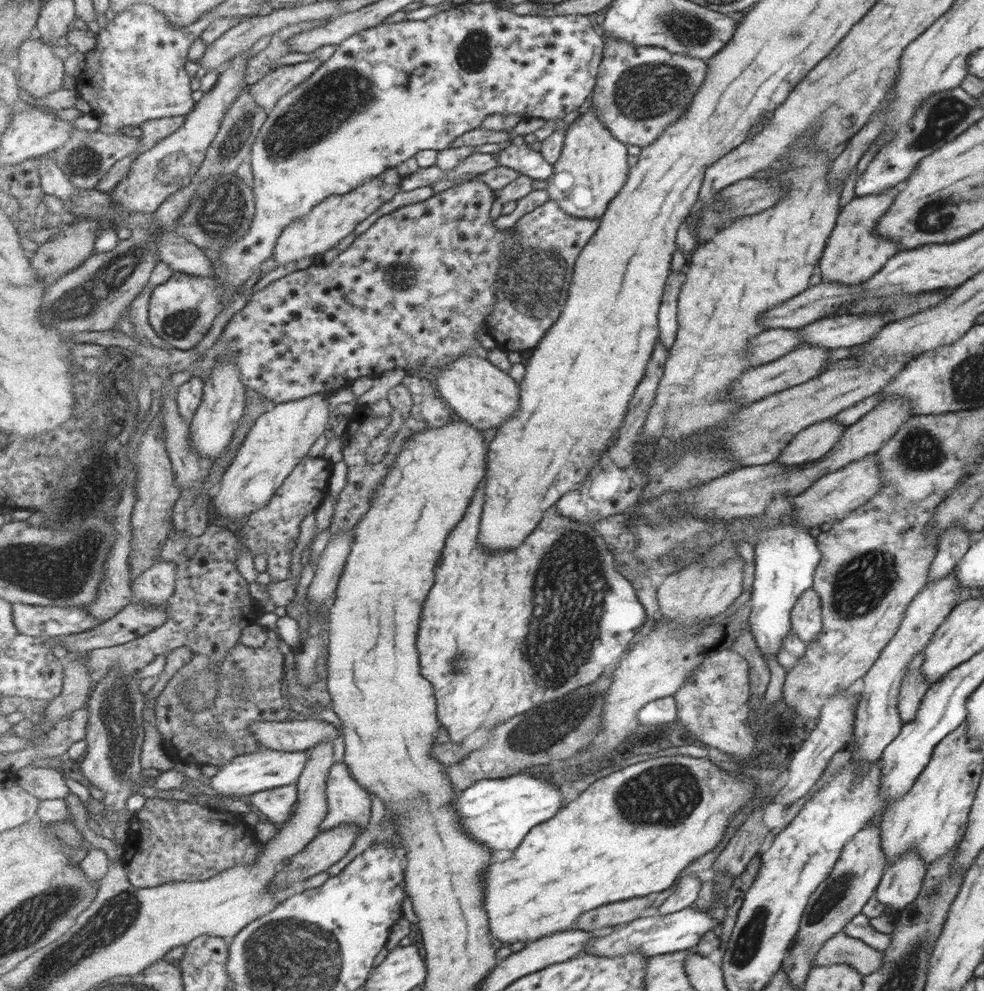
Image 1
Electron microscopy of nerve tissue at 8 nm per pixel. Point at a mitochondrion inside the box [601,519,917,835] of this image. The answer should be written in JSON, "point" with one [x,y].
{"point":[659,797]}

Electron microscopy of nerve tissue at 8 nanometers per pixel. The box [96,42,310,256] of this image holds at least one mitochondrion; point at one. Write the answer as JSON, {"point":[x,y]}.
{"point":[219,216]}

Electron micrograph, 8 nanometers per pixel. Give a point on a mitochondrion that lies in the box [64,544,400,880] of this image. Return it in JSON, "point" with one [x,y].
{"point":[115,709]}

